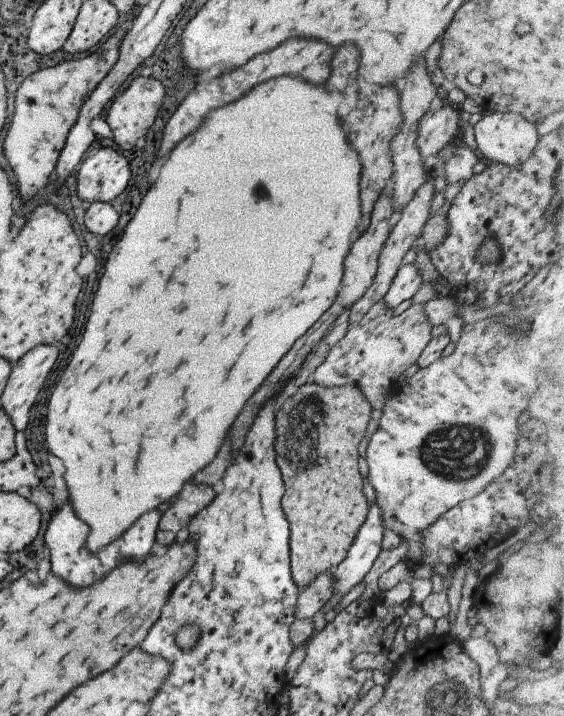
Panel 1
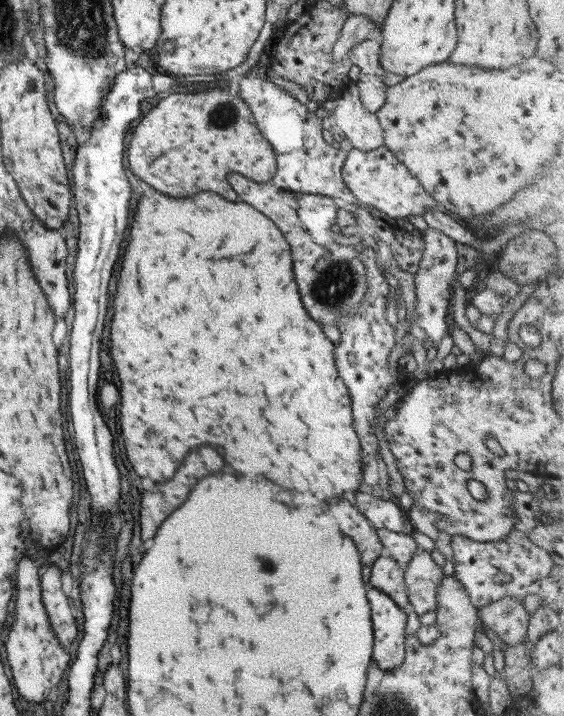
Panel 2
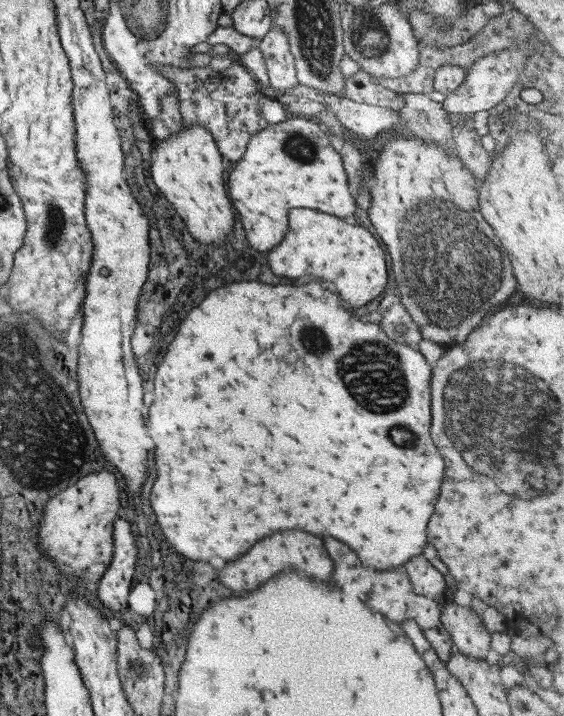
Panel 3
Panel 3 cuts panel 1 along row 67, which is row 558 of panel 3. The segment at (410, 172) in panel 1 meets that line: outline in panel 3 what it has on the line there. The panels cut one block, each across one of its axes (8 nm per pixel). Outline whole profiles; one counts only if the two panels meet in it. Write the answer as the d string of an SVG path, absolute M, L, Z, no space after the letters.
M424 556L412 558L404 566L404 570L410 577L413 591L416 594L438 600L442 599L444 588L447 588L444 575L428 562Z

